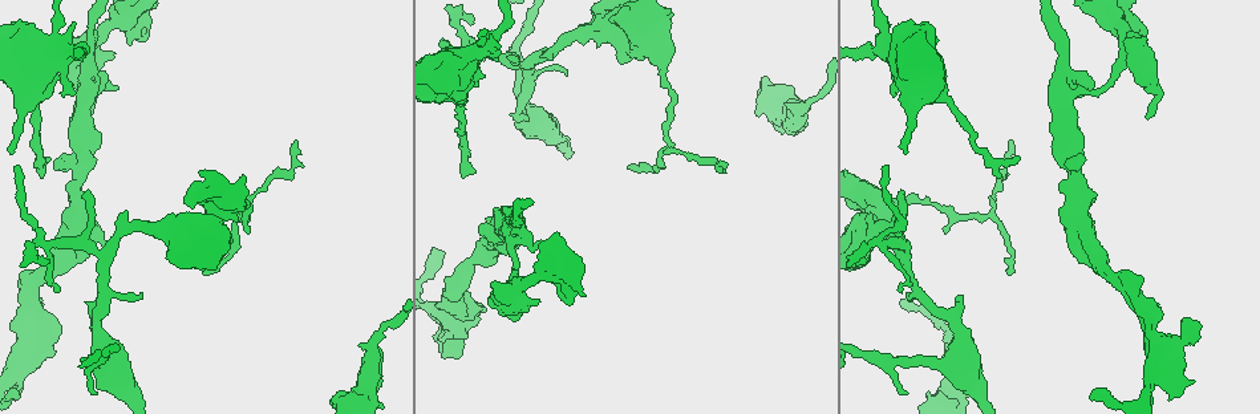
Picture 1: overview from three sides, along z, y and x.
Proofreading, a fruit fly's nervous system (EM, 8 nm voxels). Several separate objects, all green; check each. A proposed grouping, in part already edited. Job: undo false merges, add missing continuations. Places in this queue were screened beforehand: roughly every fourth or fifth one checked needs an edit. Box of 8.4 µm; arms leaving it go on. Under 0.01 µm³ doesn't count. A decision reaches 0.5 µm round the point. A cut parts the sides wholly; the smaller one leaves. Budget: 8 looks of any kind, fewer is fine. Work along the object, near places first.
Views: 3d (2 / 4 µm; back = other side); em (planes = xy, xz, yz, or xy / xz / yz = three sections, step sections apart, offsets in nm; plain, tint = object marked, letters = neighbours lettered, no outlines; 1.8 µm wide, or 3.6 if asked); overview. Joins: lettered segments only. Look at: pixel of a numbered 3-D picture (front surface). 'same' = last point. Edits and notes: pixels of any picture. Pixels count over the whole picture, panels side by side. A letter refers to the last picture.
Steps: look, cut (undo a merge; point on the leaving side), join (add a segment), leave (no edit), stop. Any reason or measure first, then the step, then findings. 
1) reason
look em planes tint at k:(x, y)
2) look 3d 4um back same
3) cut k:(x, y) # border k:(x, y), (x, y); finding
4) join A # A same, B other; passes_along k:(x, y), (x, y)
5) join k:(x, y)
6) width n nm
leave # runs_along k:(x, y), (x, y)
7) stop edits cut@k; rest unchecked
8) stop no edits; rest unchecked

end of a long branch
look em planes letters at 1:(1019, 157)

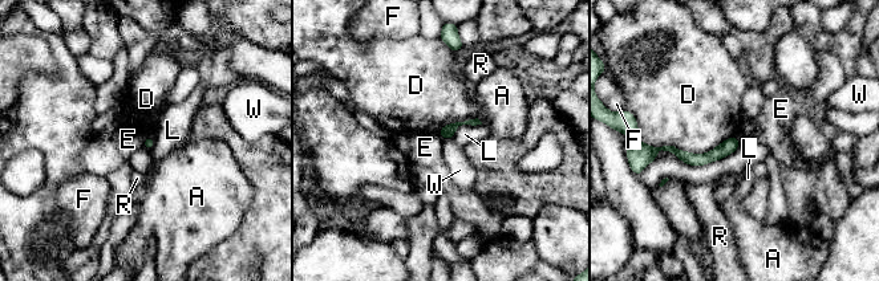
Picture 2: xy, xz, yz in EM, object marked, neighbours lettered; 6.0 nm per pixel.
leave # A other, D other, E other, F other, L other, R other, W other; border 2:(736, 135), (740, 145); no lettered segment goes on from it

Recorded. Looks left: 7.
branch stops here
look em yz step 4 tint at 1:(1144, 117)

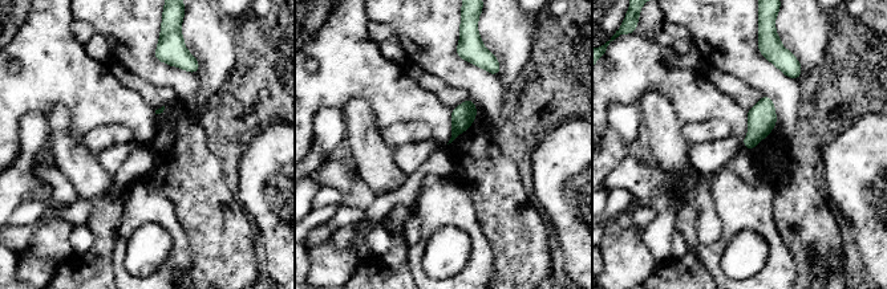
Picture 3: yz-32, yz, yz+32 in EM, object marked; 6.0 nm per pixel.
look em planes tint same

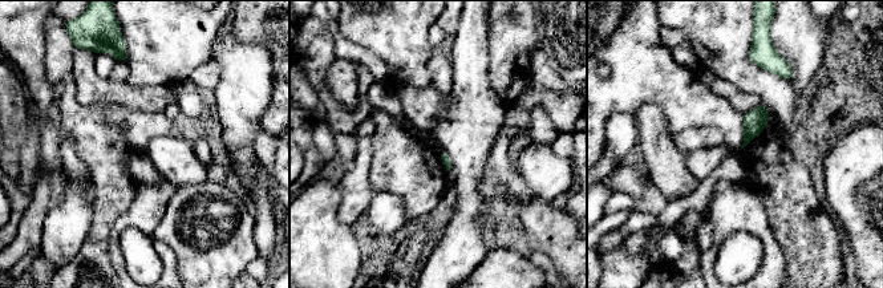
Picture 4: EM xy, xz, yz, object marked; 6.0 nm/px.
look em planes letters same

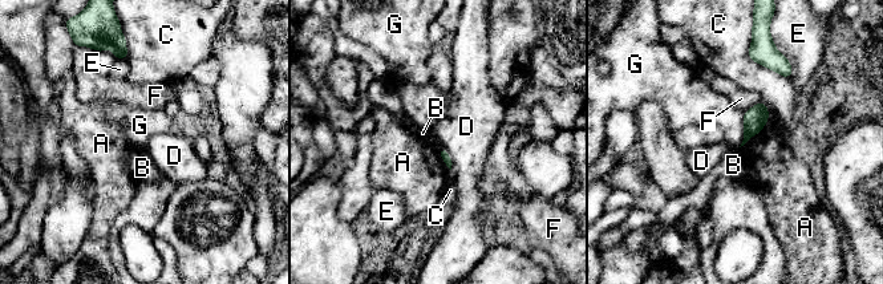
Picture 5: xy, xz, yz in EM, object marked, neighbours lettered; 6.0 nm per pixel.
longest_contact C 280 nm
leave # A other, B other, C other, D other, E other, F other, G other; border 5:(744, 112), (744, 140), (738, 146); none of them fits

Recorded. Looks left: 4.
thin end
look 3d 4um at 1:(89, 191)

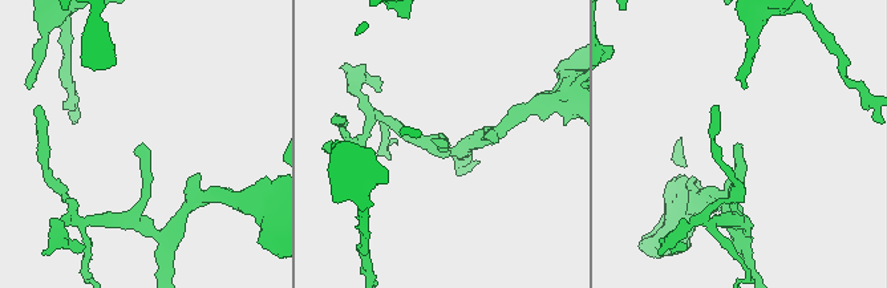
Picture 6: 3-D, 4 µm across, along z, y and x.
look em planes letters at 6:(740, 145)

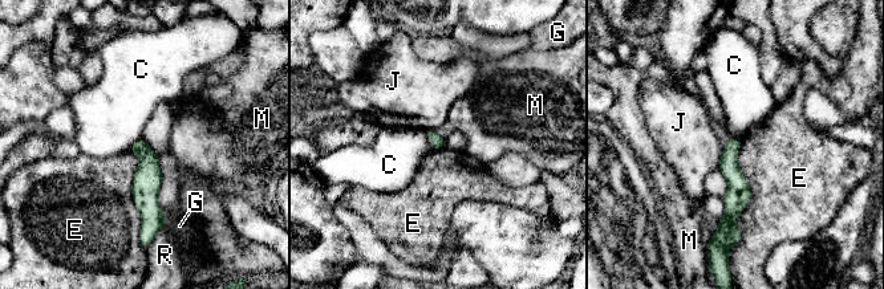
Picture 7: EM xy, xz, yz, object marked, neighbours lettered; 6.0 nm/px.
longest_contact E 600 nm
leave # C other, E other, G other, J other, M other, R other; border 7:(426, 130), (429, 141), (436, 147); none of them fits

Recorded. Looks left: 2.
stop no edits; rest unchecked

